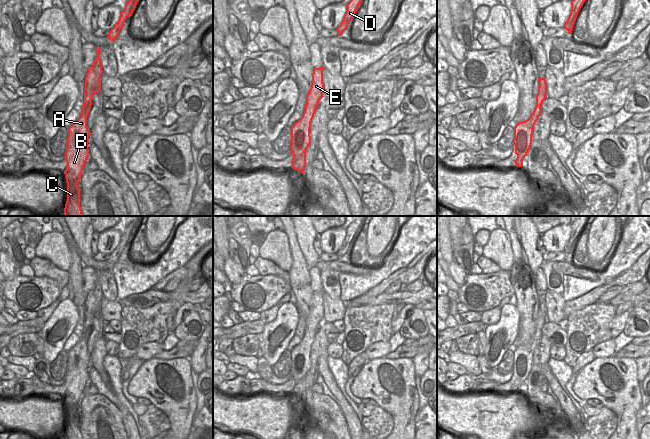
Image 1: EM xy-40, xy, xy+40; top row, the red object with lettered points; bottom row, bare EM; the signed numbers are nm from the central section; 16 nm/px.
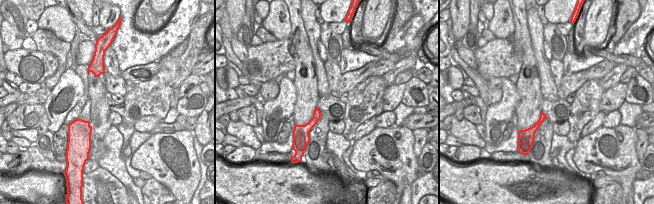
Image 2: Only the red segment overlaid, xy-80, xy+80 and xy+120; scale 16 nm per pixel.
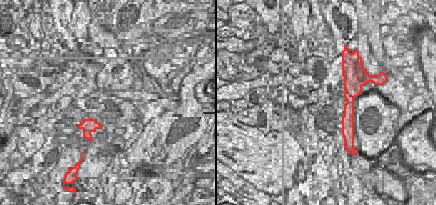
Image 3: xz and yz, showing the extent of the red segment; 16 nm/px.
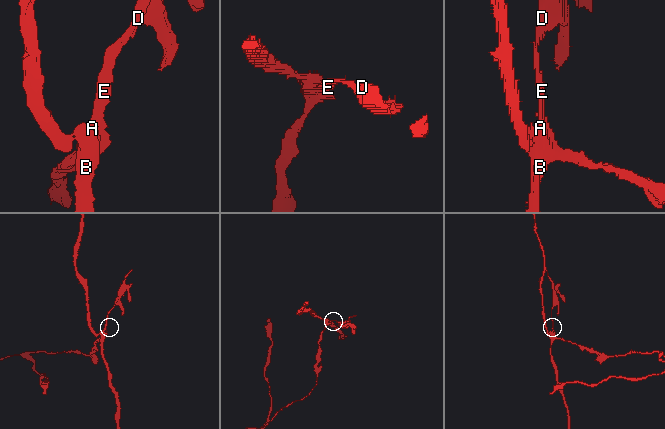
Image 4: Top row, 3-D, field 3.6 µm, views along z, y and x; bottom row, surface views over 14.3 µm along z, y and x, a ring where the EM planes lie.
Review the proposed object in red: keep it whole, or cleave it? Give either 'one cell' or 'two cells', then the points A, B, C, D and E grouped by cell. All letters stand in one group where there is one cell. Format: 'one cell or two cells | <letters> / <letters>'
two cells | A D E / B C

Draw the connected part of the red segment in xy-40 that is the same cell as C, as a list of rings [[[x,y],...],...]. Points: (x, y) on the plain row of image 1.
[[[68,351],[67,371],[64,383],[67,386],[67,392],[64,395],[67,407],[67,425],[64,432],[64,439],[83,439],[80,431],[80,413],[78,407],[83,397],[86,385],[89,383],[88,368],[73,366],[72,370],[68,368],[72,353]]]

